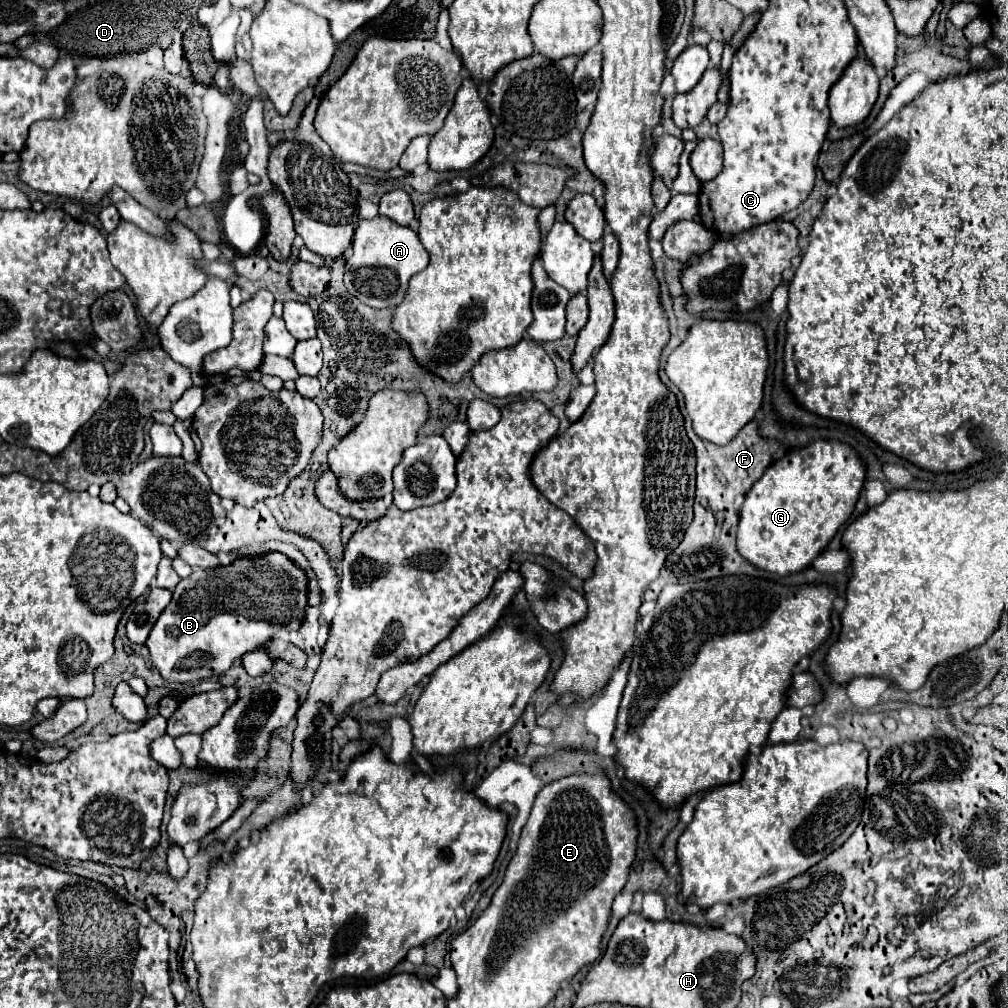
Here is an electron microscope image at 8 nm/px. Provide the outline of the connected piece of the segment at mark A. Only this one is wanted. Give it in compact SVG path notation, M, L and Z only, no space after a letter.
M375 216L357 224L353 234L353 254L347 258L343 280L349 294L359 298L363 304L371 308L393 308L403 300L409 278L425 270L427 264L429 254L417 232L409 226L397 226L397 222L391 222L389 218Z

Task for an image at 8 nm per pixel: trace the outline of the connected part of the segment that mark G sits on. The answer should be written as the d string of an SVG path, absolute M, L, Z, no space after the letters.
M815 440L773 462L747 492L739 512L737 550L755 568L789 576L805 570L849 520L865 482L865 464L837 440Z

